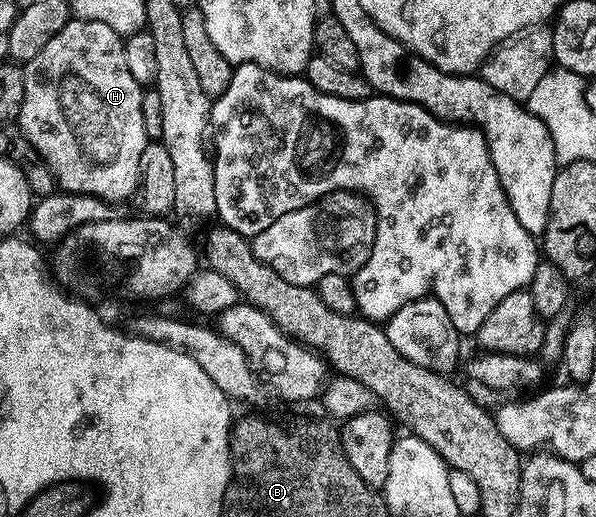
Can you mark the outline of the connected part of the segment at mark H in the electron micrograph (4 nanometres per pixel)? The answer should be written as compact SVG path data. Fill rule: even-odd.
M71 19L67 25L59 31L58 34L53 35L52 39L48 43L44 44L40 52L34 56L31 61L25 62L22 69L22 79L20 82L20 88L22 88L22 106L18 109L18 118L16 118L16 124L21 129L28 140L32 143L35 154L38 157L46 153L46 156L41 160L54 161L54 168L50 170L53 179L58 180L57 188L67 193L87 193L89 197L98 197L102 201L107 203L115 203L114 201L122 201L125 197L130 197L139 192L140 182L144 172L144 158L146 155L146 146L148 144L148 138L146 135L146 110L144 108L144 85L138 82L132 77L130 71L128 71L128 64L125 58L125 47L123 45L123 38L118 35L116 31L112 31L112 28L102 22L92 21L79 21ZM80 143L96 143L96 149L100 153L100 147L98 143L104 143L104 149L106 149L106 143L114 143L110 145L112 151L114 151L114 163L112 165L100 165L98 159L88 159L82 161L82 149L80 149Z

